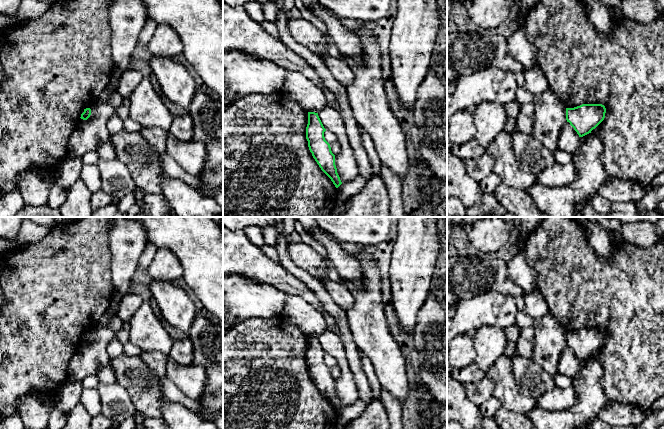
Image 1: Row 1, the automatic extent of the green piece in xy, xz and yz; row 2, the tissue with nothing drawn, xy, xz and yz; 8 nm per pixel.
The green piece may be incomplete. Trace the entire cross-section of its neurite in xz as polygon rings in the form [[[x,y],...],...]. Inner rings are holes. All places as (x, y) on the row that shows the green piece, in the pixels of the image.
[[[308,112],[308,124],[306,127],[306,139],[313,158],[321,170],[331,179],[336,188],[342,182],[337,173],[335,155],[331,151],[330,144],[325,140],[324,128],[318,113]]]

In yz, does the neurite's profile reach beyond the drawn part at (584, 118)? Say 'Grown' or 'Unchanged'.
Unchanged

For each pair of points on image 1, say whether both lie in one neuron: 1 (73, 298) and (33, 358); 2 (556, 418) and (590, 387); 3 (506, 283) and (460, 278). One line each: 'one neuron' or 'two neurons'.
1: one neuron
2: one neuron
3: one neuron

